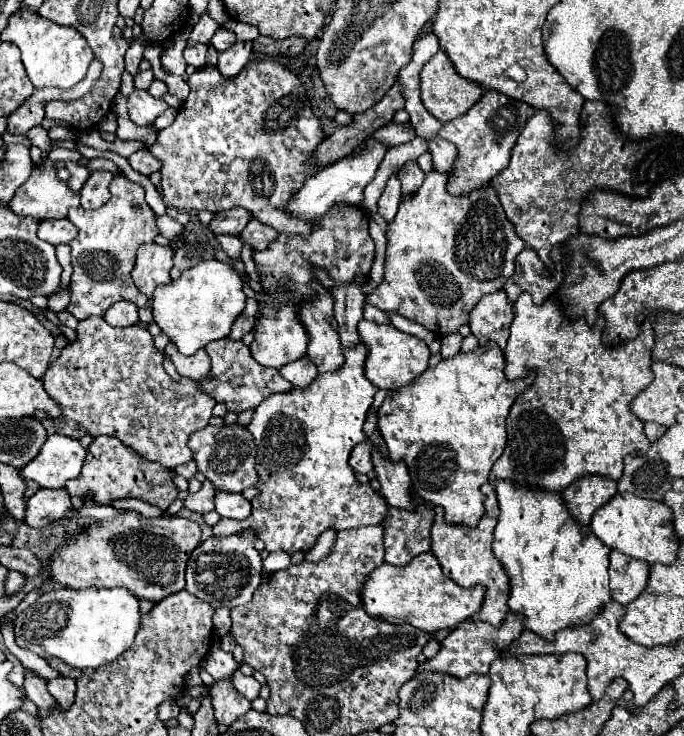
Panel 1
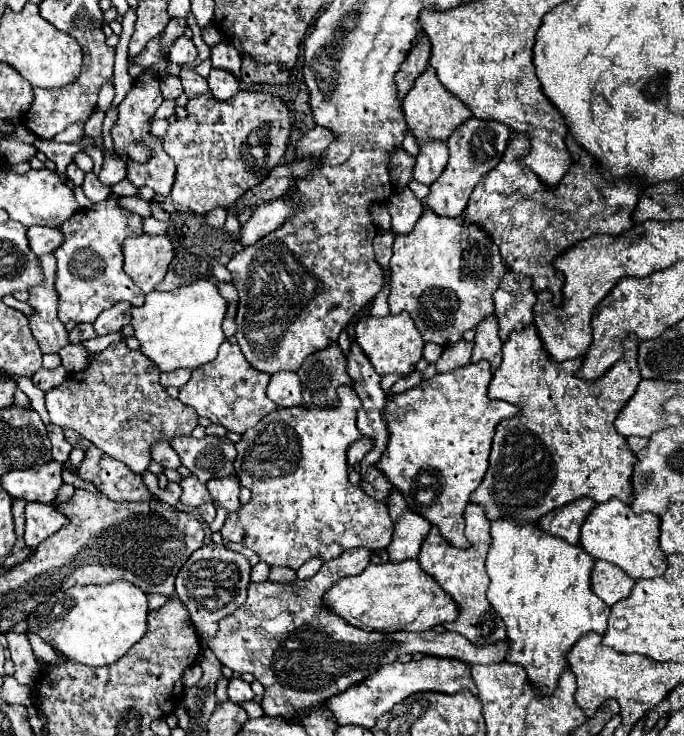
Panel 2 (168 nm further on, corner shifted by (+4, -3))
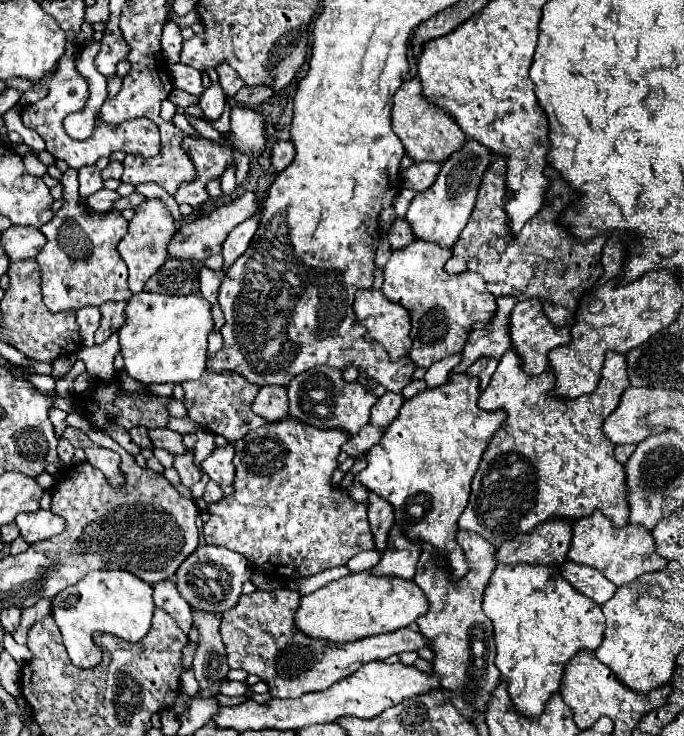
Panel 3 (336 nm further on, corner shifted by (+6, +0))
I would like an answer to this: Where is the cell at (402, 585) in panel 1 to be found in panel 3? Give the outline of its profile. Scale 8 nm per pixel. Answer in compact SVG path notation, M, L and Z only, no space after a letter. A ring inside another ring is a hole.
M370 570L348 574L320 590L302 596L296 612L296 626L320 640L352 642L362 636L394 632L416 622L428 612L428 600L414 580L398 576L376 576Z

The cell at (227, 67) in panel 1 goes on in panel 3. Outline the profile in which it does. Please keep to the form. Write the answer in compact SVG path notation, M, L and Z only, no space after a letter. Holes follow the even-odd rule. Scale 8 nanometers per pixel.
M218 82L210 84L210 88L206 88L204 94L200 96L198 104L204 110L206 120L220 118L220 114L224 112L224 106L226 106L226 94L222 92L222 86Z

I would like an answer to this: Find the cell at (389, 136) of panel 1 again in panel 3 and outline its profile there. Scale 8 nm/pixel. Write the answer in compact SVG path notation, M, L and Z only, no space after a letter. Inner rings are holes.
M292 140L276 142L274 148L272 148L272 166L278 172L282 172L294 160L294 154L296 154L296 150L294 150L294 142Z

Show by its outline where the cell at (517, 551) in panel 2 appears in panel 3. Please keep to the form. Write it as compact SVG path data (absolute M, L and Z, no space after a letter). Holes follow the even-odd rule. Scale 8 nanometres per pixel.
M498 564L484 590L484 614L494 622L496 666L508 682L508 692L516 710L528 718L538 718L546 700L560 690L560 680L566 662L582 648L596 650L604 636L604 614L594 600L576 592L562 578L562 568L546 568L546 564Z

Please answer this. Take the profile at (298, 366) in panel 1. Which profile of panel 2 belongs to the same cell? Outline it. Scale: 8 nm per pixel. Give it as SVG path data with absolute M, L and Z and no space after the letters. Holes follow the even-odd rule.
M276 373L272 375L268 387L266 387L268 399L272 399L278 407L298 407L302 403L300 393L300 379L296 373Z

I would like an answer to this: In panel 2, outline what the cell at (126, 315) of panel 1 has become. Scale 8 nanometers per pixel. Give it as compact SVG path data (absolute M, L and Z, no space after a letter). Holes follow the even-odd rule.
M120 301L120 303L116 303L112 309L104 311L104 313L100 315L100 319L96 319L96 321L92 323L96 335L108 335L108 333L120 331L120 329L128 323L128 315L126 315L128 307L130 307L130 303Z

